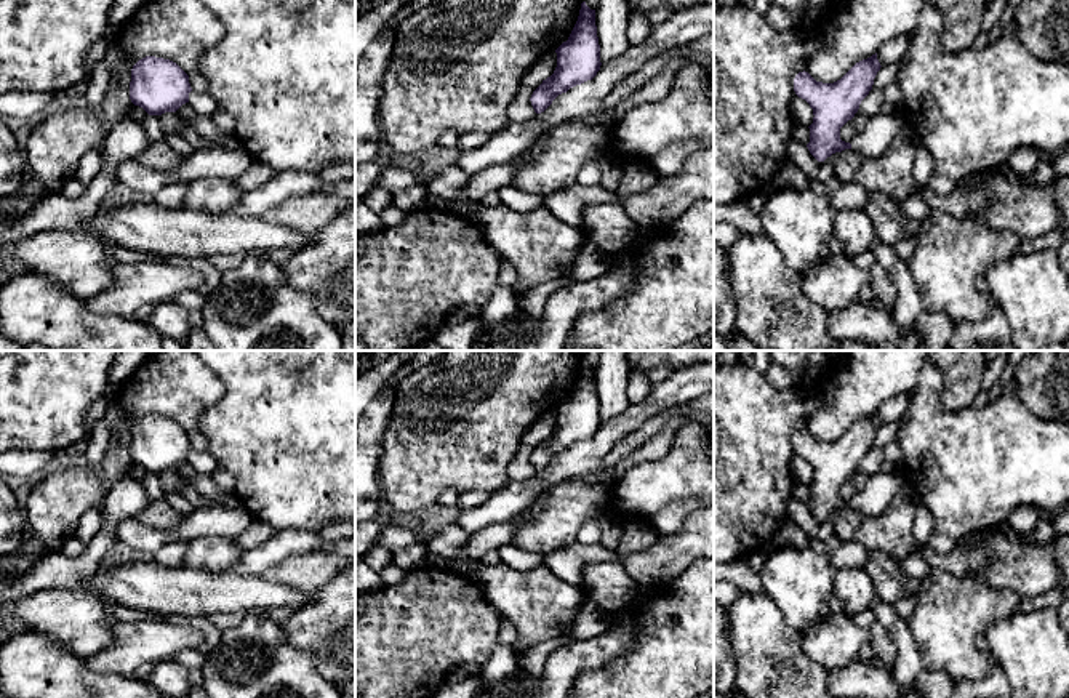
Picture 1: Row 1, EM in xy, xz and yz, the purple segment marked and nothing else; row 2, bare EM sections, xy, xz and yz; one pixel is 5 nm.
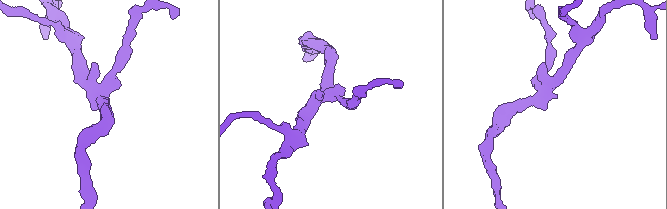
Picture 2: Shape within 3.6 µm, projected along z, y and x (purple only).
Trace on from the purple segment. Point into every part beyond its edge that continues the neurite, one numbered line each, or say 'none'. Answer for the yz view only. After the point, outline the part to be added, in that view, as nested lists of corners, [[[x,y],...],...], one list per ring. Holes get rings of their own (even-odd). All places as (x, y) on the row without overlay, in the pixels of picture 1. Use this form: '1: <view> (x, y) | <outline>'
1: yz (882, 489) | [[[879,471],[872,474],[867,485],[861,491],[856,491],[848,501],[853,509],[863,512],[866,517],[877,517],[903,490],[906,490],[906,485],[899,474]]]

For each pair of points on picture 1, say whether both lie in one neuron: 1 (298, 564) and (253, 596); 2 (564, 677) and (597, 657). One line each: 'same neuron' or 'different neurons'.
1: different neurons
2: same neuron

